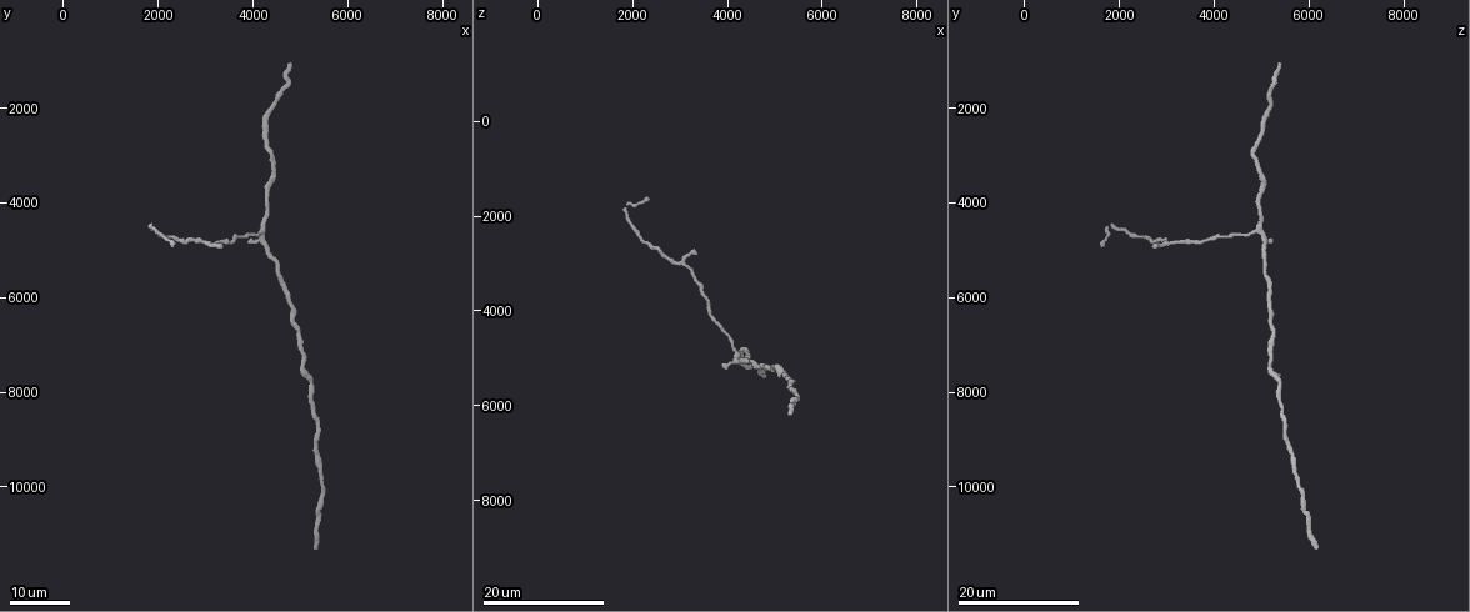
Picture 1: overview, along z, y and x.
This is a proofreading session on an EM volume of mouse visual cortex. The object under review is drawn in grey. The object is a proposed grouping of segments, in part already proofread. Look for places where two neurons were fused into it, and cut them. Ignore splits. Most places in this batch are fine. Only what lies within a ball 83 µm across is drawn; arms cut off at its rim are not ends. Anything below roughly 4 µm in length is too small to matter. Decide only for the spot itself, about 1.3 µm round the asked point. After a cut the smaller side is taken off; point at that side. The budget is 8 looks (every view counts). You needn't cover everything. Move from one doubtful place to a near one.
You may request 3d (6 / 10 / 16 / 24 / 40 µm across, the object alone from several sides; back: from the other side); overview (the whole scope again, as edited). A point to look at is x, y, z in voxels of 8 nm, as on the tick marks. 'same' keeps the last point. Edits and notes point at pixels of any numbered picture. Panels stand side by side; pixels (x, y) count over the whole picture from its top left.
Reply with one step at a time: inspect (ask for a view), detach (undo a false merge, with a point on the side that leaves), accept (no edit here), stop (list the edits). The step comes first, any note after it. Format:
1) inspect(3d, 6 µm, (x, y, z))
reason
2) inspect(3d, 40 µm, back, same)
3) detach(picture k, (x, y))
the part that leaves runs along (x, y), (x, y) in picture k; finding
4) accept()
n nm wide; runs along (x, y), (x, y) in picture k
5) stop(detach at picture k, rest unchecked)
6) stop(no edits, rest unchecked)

inspect(3d, 24 µm, (5500, 10200, 5900))
thick turns thin

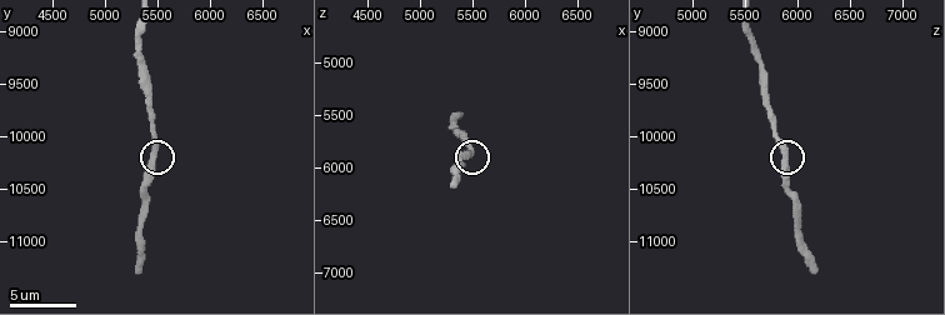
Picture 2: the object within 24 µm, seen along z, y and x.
inspect(3d, 6 µm, (5480, 10120, 5860))
closer look

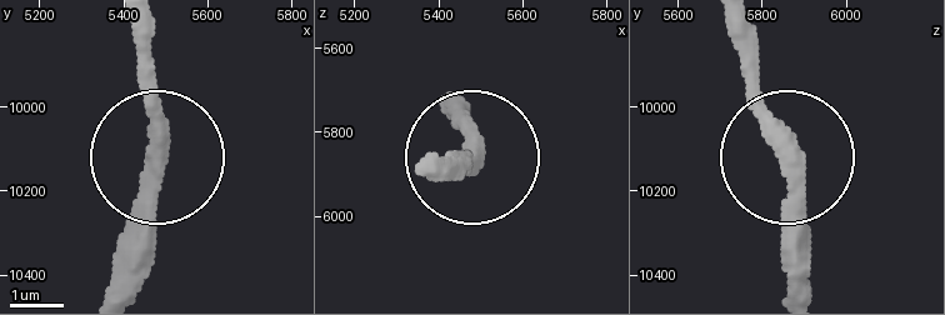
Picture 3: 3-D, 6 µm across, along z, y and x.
accept()
one neuron here

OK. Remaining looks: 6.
inspect(3d, 16 µm, (5000, 7550, 5200))
sudden change in width

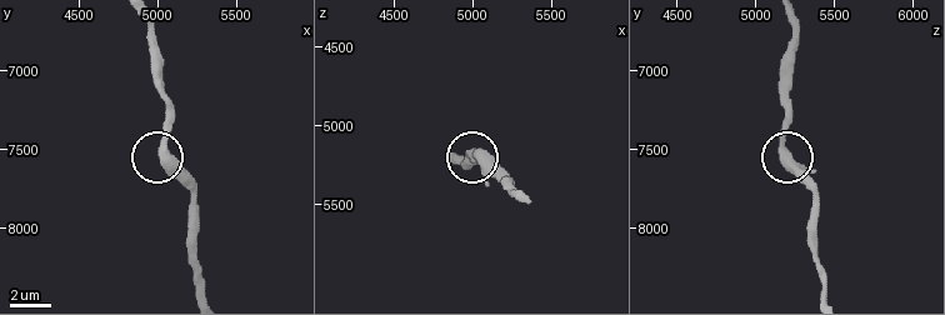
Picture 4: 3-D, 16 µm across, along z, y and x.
inspect(3d, 6 µm, (5040, 7540, 5180))
zoom in

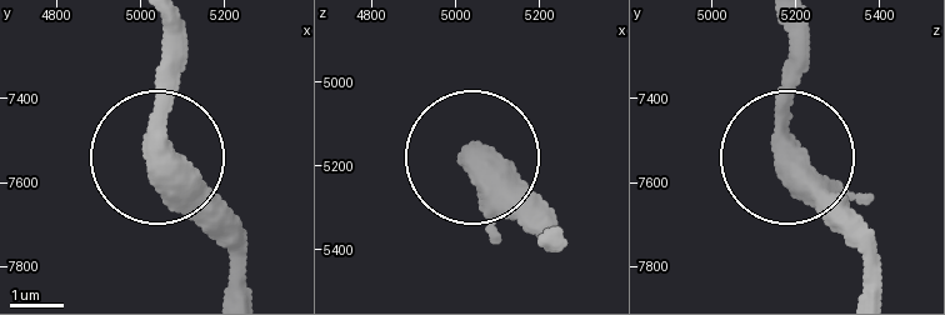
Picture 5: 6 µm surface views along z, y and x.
accept()
460 nm wide; runs along (163, 25), (163, 160), (230, 235) in picture 5; one neuron here

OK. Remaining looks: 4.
inspect(3d, 24 µm, (4650, 5650, 5150))

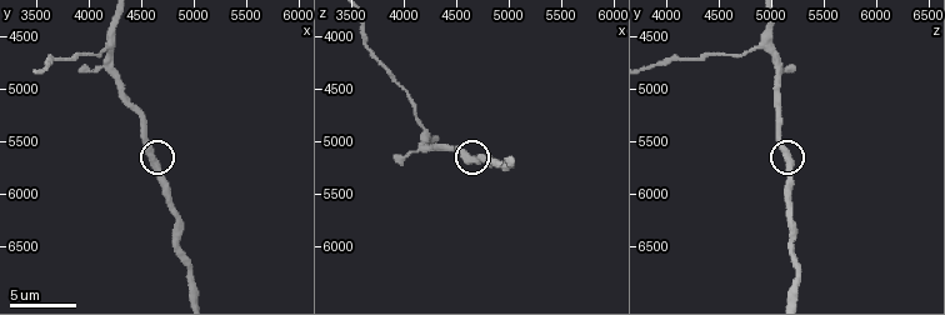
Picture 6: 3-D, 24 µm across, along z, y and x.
inspect(3d, 6 µm, (4580, 5660, 5140))
closer look

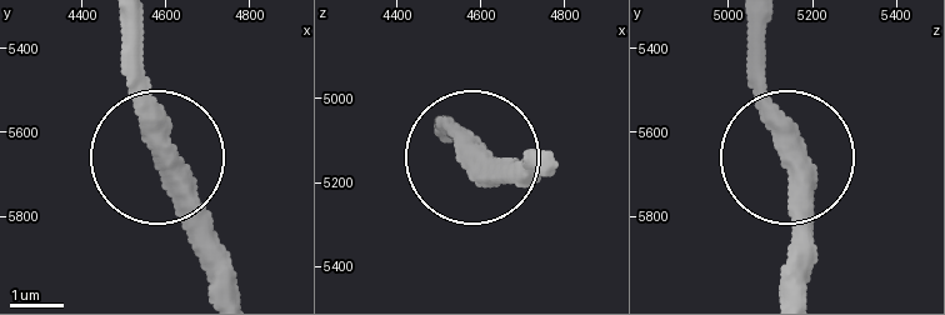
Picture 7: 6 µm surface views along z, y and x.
accept()
runs along (793, 134), (793, 148), (765, 75), (765, 21) in picture 7; all the same neuron

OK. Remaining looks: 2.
inspect(3d, 16 µm, (4200, 4600, 4900))
a fork

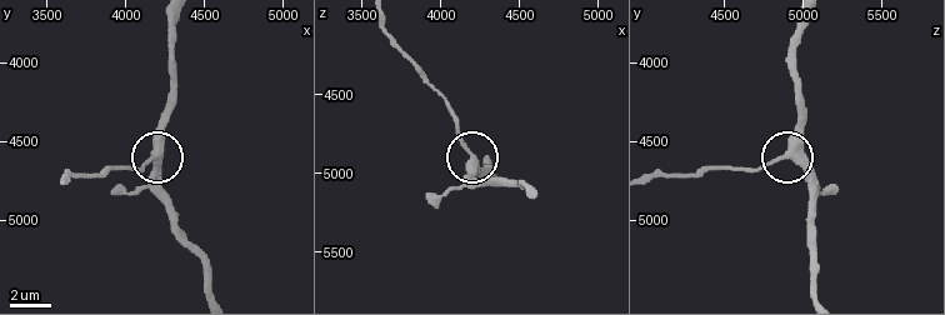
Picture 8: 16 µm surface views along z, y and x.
accept()
continuous, no second neuron

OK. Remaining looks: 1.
stop(no edits, rest unchecked)

